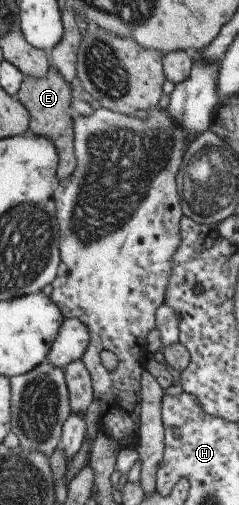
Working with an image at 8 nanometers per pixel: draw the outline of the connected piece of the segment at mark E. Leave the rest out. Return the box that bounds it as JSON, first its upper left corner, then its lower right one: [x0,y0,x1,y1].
[16,66,78,180]

